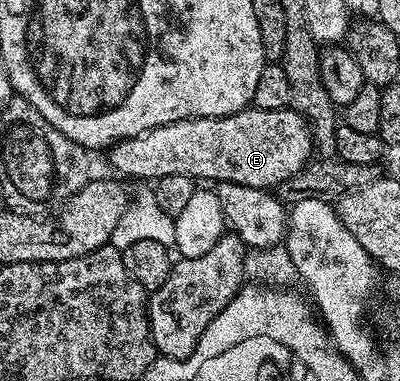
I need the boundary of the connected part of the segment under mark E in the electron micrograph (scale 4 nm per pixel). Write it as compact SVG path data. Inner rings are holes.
M248 107L228 117L187 117L183 121L153 127L136 137L127 137L124 141L115 142L110 146L110 153L111 165L123 179L140 177L141 180L151 183L165 175L183 173L186 177L194 177L203 183L228 181L271 191L293 175L297 175L297 171L304 169L307 162L312 160L313 142L310 125L295 109L288 107L265 111Z

